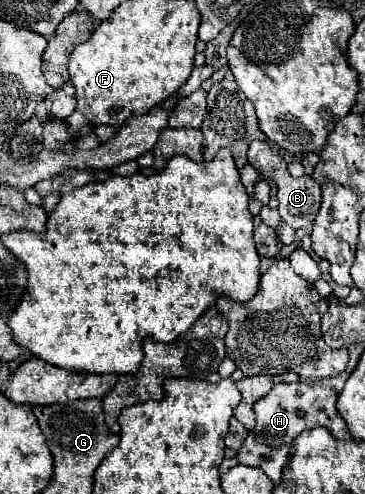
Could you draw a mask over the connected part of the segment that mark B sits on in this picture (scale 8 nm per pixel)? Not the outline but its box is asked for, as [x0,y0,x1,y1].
[247,141,321,230]

